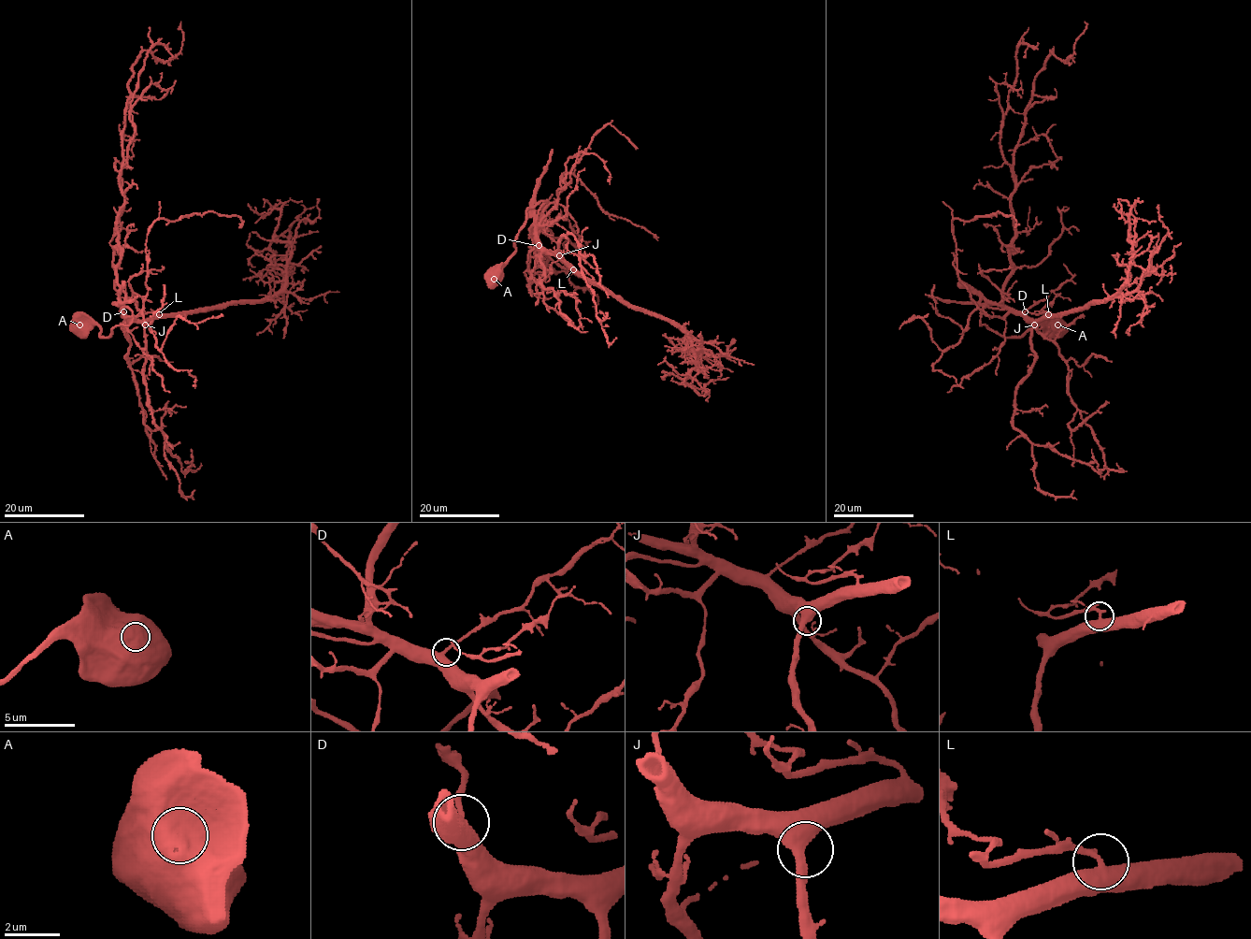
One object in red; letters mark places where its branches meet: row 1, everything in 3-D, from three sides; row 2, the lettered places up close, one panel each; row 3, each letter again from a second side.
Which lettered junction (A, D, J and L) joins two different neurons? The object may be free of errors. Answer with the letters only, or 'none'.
none

